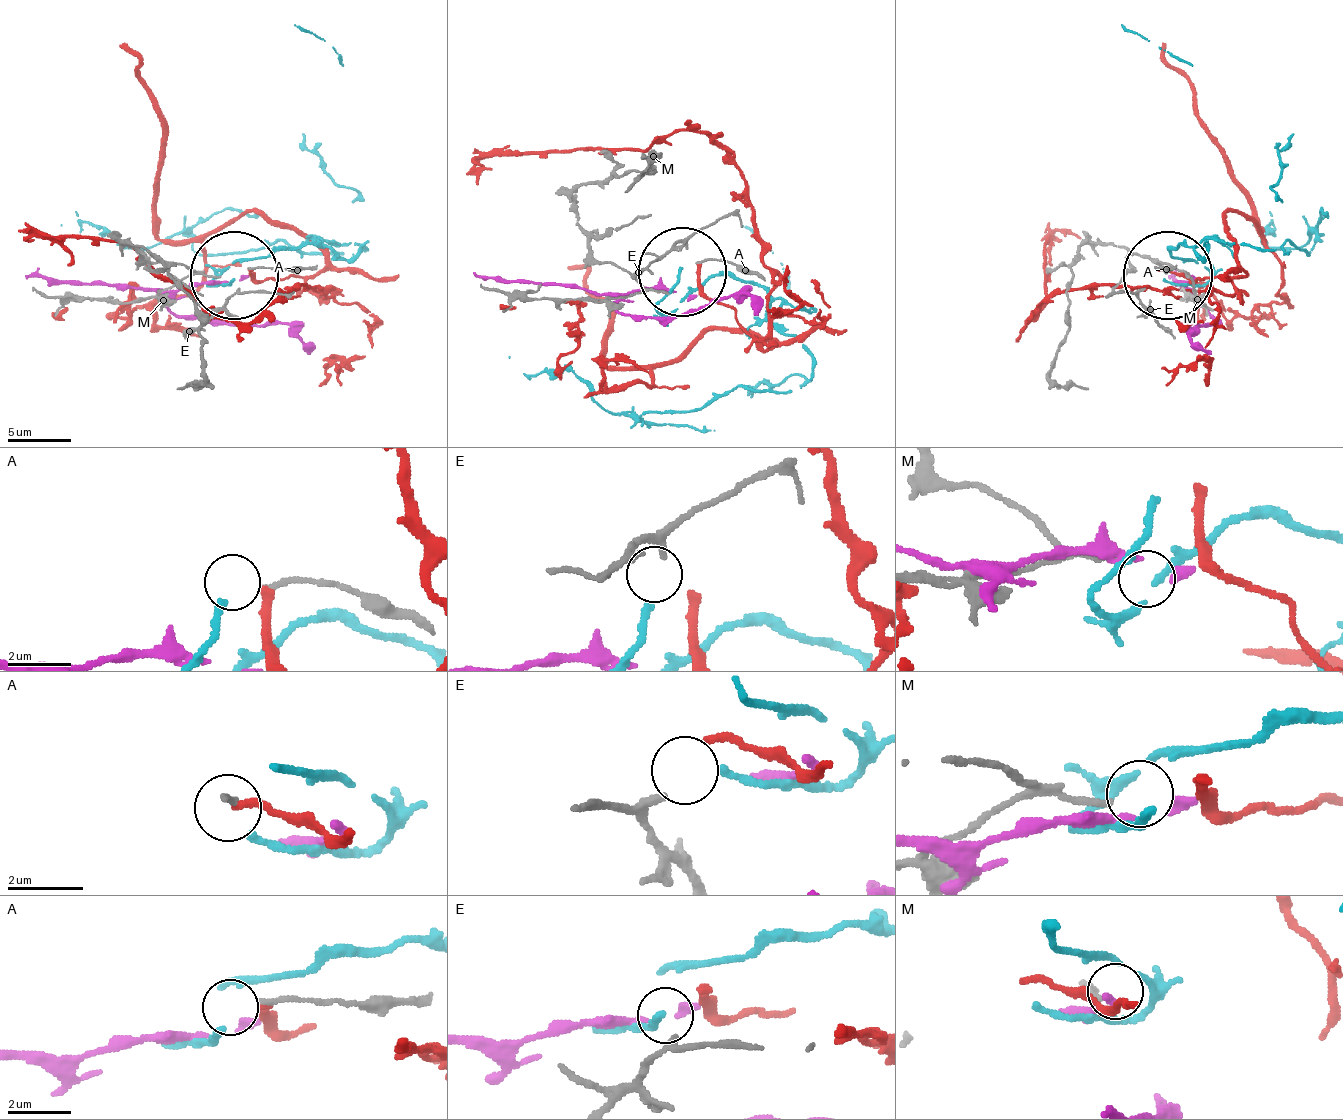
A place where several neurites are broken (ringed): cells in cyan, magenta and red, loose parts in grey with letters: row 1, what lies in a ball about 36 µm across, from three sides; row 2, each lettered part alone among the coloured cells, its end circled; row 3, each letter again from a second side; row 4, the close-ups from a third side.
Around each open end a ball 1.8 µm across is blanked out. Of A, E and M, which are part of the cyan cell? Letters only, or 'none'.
E

